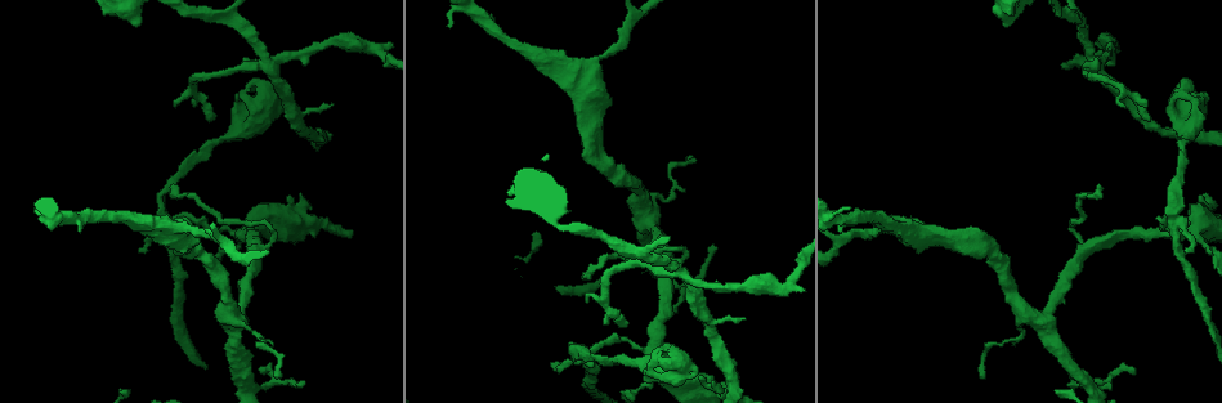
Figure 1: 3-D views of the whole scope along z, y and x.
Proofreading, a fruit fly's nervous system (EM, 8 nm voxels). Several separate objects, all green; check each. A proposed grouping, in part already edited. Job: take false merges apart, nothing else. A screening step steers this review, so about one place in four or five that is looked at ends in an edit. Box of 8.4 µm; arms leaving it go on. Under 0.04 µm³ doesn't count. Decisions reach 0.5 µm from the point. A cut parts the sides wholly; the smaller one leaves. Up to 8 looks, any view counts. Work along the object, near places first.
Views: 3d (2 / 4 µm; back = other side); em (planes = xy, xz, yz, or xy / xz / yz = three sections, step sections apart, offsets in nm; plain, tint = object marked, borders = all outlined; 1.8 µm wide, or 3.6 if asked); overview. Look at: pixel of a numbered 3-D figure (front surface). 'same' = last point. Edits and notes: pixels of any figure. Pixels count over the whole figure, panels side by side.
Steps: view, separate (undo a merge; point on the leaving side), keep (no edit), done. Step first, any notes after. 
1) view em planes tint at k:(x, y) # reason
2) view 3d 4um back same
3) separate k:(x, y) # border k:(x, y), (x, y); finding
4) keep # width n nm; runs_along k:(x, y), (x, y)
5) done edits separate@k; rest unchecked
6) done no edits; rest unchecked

view em xz step 8 tint at 1:(1187, 99)

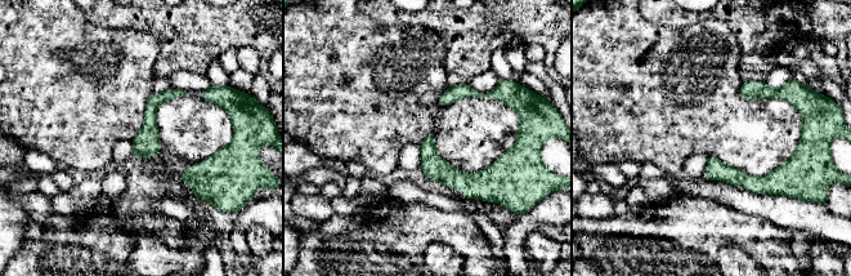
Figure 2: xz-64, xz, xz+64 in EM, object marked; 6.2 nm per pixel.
keep # runs_along 2:(789, 164), (771, 182), (708, 174); continuous, no second neuron

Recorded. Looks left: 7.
view 3d 2um at 1:(1093, 66) # looks like a crossing

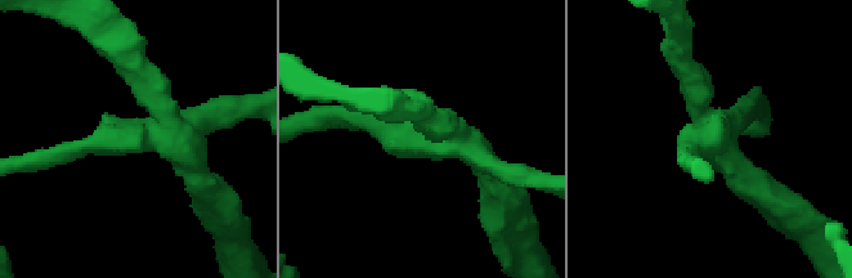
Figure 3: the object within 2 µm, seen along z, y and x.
view em planes tint at 3:(174, 133)

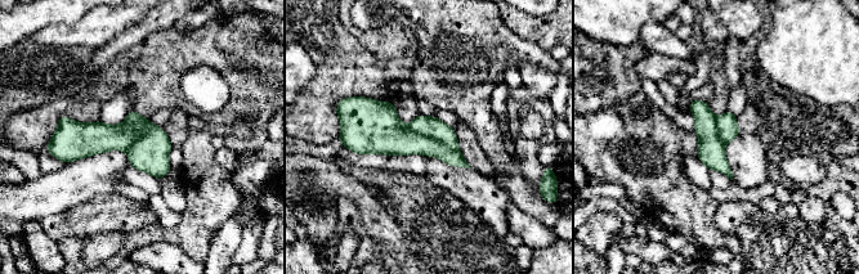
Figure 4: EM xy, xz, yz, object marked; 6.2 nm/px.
separate 4:(393, 138) # border 4:(407, 125), (415, 133), (459, 152); a second neuron is stuck on

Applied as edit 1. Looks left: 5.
view overview # redraw

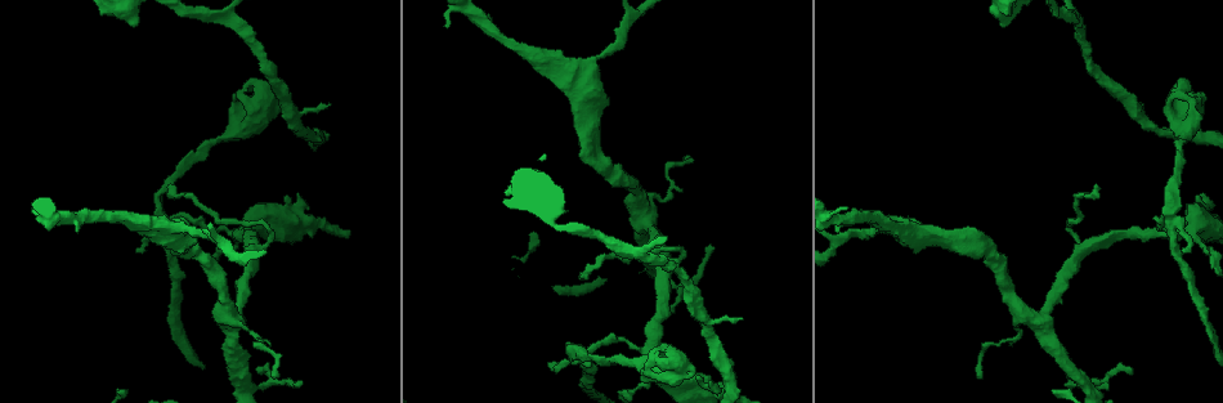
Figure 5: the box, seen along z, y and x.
view em xy step 4 tint at 5:(1172, 221) # sharp bend

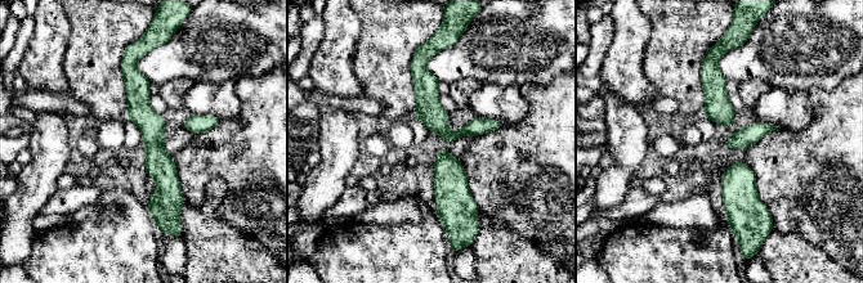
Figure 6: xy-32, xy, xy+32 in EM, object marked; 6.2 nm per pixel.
view em planes tint same

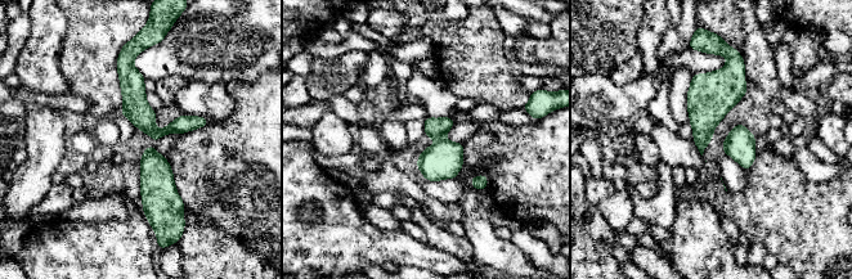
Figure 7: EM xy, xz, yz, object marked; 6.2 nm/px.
separate 7:(135, 107) # width 150 nm; part_leaving 7:(124, 63), (135, 108), (151, 131); a second neuron is stuck on

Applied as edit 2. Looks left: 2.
done edits separate@4, separate@7; rest unchecked

